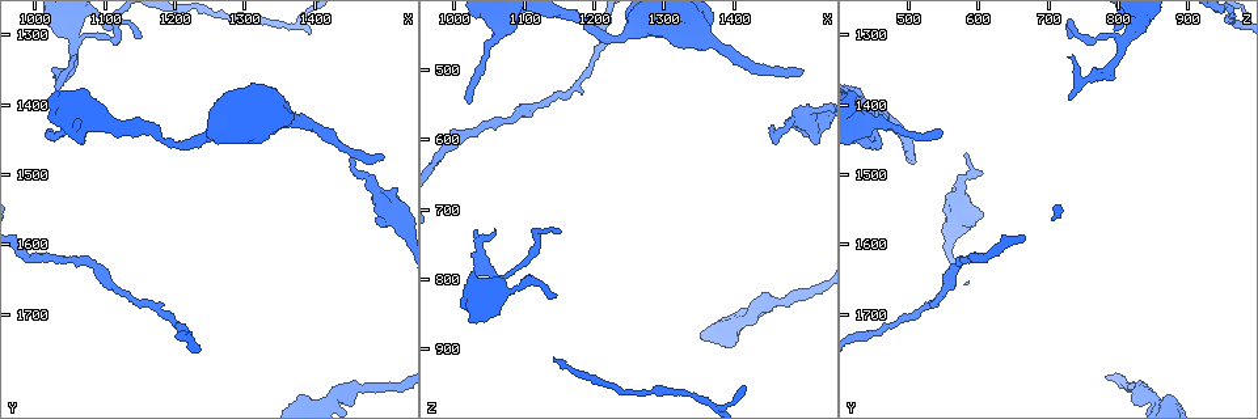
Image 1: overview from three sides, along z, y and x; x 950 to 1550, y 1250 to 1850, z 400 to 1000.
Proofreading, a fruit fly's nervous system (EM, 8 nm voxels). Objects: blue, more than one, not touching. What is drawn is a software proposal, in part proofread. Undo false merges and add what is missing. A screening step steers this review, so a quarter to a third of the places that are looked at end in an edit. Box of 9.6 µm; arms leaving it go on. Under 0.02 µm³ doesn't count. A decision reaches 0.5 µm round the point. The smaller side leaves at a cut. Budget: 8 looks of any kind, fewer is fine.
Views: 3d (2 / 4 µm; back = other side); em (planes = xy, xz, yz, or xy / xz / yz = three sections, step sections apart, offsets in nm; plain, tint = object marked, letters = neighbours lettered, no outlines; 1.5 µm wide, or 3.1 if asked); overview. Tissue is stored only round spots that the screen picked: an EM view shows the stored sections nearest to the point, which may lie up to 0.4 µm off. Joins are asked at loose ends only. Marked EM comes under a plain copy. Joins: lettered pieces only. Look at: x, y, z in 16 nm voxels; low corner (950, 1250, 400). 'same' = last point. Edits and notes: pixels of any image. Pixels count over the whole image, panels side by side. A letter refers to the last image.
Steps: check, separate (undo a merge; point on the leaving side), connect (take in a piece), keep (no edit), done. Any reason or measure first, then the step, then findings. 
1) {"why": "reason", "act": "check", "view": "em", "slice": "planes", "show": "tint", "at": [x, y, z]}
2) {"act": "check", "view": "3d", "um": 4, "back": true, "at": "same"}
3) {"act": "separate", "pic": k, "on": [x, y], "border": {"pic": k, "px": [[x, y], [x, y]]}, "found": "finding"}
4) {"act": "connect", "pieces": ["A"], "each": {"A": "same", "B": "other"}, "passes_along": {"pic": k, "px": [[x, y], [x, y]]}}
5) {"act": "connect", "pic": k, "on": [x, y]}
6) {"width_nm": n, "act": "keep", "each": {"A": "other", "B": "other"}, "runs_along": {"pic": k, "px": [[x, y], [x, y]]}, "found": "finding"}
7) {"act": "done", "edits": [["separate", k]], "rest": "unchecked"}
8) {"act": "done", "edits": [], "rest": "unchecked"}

{"why": "thin end", "act": "check", "view": "em", "slice": "planes", "show": "letters", "at": [1030, 1390, 730]}

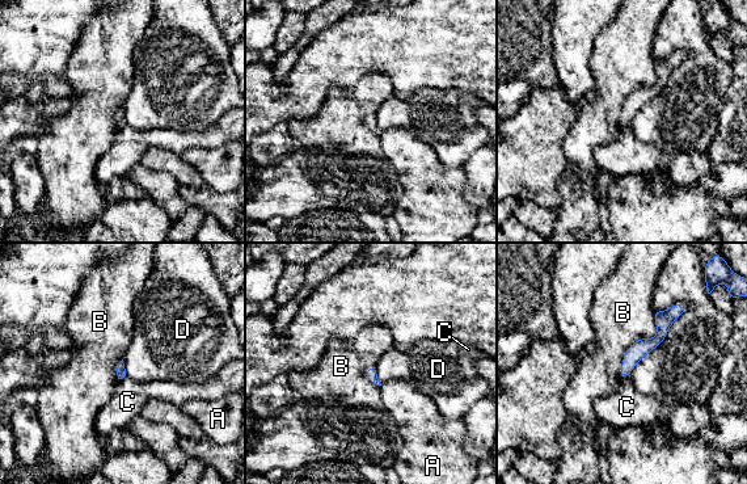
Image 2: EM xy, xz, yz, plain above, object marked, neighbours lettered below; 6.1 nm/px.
{"act": "keep", "each": {"A": "other", "B": "other", "C": "other", "D": "other"}, "runs_along": {"pic": 2, "px": [[674, 310], [624, 374]]}, "found": "none of them fits"}

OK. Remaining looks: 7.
{"act": "check", "view": "em", "slice": "yz", "step": 4, "show": "letters", "at": [1025, 1440, 550]}

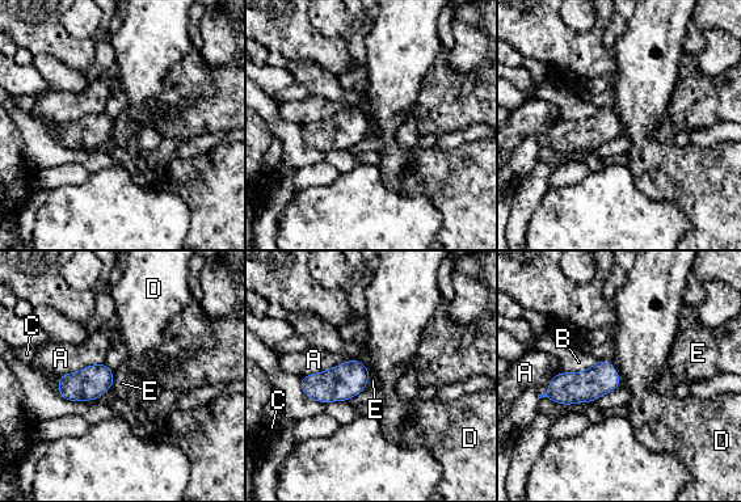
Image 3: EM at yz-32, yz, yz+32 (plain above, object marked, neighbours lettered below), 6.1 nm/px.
{"act": "keep", "each": {"A": "other", "B": "other", "C": "other", "D": "other", "E": "other"}, "border": {"pic": 3, "px": [[607, 361], [619, 376], [618, 387]]}, "found": "none of them fits"}

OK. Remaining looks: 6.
{"act": "check", "view": "3d", "um": 4, "at": [1500, 1475, 505]}

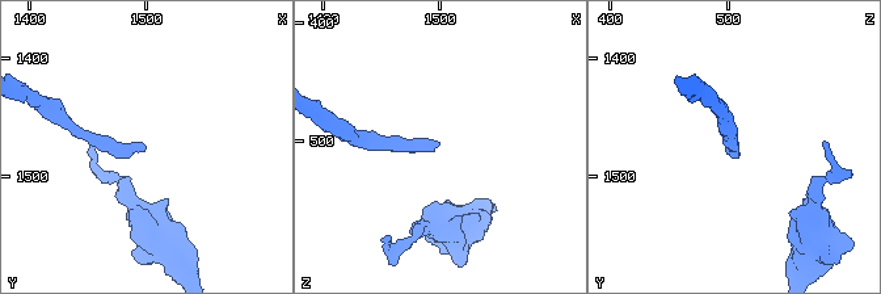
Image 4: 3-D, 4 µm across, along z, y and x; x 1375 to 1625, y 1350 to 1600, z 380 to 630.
{"why": "shape alone is not enough", "act": "check", "view": "em", "slice": "planes", "show": "letters", "at": [1500, 1474, 500]}

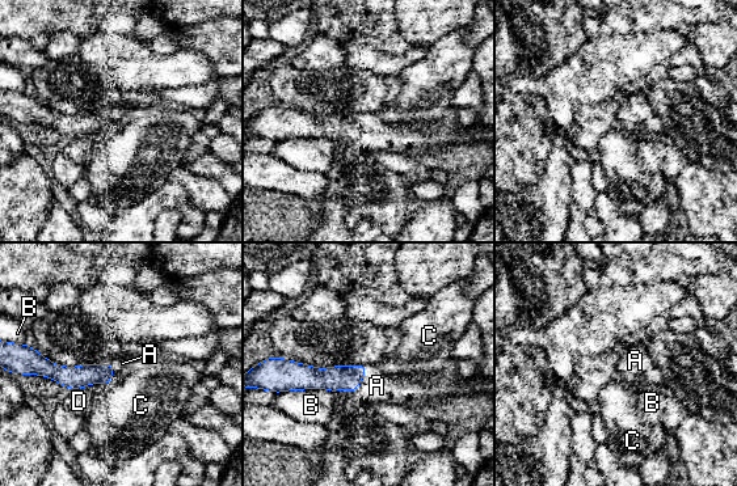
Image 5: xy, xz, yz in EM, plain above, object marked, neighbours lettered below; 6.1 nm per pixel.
{"act": "connect", "pieces": ["A"], "each": {"A": "same", "B": "other", "C": "other", "D": "other"}, "found": "the neuron continues"}

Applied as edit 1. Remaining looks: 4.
{"act": "done", "edits": [["connect", 5]], "rest": "unchecked"}

